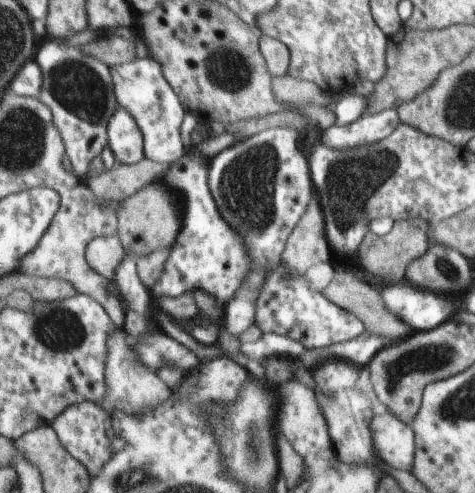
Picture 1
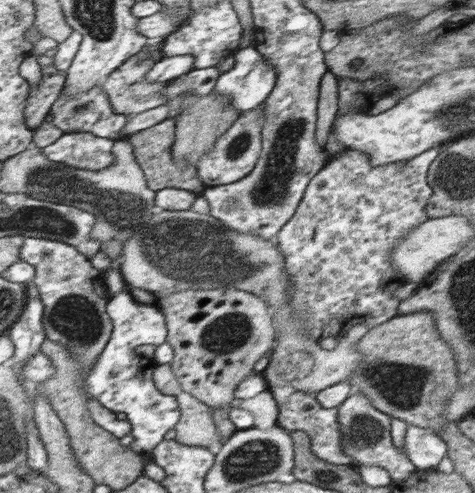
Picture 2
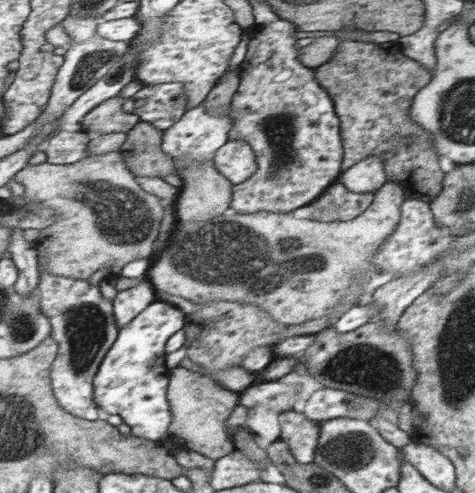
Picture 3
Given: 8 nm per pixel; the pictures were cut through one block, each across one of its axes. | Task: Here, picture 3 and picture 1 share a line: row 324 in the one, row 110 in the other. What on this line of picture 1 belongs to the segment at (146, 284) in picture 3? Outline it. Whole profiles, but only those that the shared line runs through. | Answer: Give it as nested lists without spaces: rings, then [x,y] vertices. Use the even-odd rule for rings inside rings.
[[[117,108],[107,126],[107,148],[111,150],[115,164],[131,166],[139,164],[143,156],[143,138],[129,112]]]

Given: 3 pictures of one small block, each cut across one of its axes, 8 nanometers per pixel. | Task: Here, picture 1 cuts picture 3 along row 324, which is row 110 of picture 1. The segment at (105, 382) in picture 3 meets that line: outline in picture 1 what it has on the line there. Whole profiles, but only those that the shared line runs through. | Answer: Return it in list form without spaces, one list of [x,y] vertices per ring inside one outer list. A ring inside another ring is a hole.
[[[147,56],[143,60],[133,60],[129,64],[115,66],[111,70],[111,76],[115,78],[115,100],[119,108],[131,114],[131,118],[135,120],[141,132],[145,160],[173,166],[175,160],[183,156],[183,146],[179,140],[179,126],[187,112],[177,100],[177,94],[167,84],[165,76],[161,74],[161,64]]]

